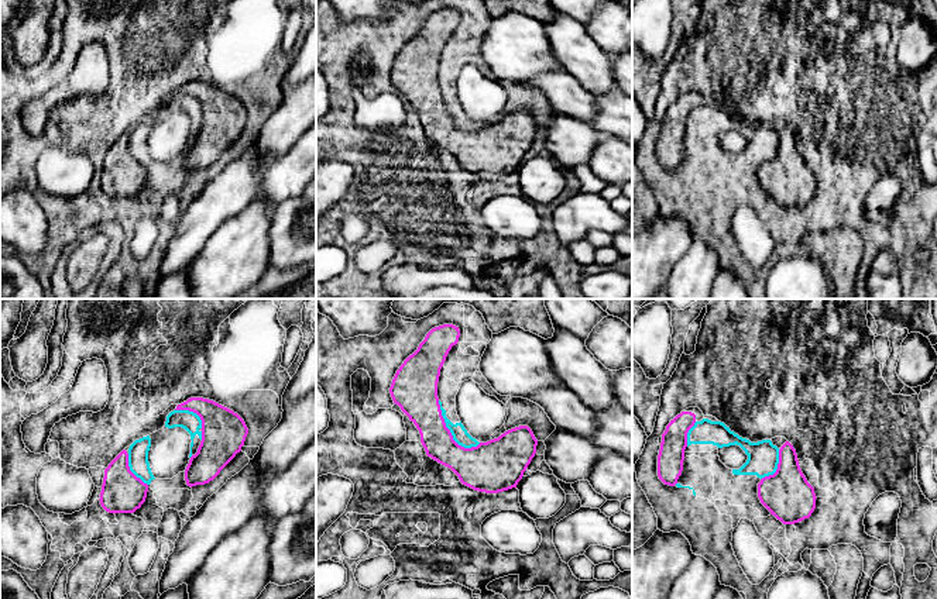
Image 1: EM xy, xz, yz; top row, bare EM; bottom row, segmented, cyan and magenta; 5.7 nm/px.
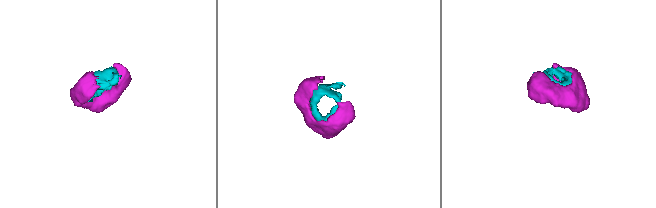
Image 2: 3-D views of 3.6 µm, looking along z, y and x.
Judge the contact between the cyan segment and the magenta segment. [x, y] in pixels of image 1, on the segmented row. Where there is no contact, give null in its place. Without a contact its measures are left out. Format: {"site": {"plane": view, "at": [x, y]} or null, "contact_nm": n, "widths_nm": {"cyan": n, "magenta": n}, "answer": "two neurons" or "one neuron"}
{"site": {"plane": "xz", "at": [450, 431]}, "contact_nm": 340, "widths_nm": {"cyan": 90, "magenta": 240}, "answer": "two neurons"}

